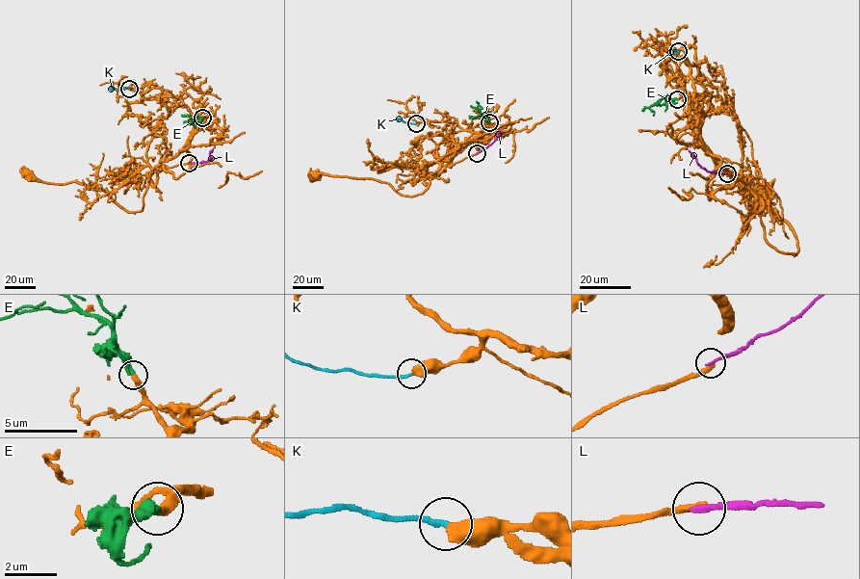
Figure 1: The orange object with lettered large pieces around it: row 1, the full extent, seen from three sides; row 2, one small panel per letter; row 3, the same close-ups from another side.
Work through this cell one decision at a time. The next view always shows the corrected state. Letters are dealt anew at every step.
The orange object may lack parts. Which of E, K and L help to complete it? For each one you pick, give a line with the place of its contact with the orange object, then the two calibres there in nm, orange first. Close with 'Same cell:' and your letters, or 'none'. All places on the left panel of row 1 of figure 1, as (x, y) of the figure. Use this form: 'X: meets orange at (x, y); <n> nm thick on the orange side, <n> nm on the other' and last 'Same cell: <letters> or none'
E: meets orange at (202, 118); 320 nm thick on the orange side, 420 nm on the other
K: meets orange at (129, 89); 550 nm thick on the orange side, 220 nm on the other
Same cell: E, K

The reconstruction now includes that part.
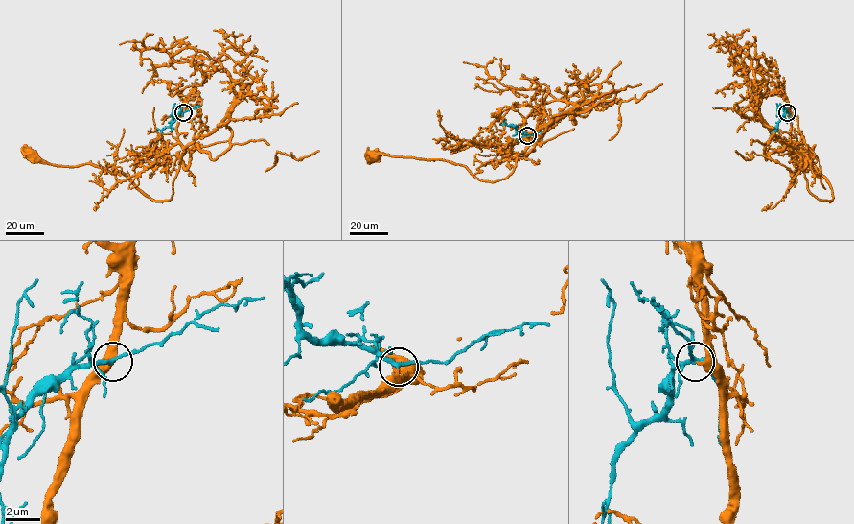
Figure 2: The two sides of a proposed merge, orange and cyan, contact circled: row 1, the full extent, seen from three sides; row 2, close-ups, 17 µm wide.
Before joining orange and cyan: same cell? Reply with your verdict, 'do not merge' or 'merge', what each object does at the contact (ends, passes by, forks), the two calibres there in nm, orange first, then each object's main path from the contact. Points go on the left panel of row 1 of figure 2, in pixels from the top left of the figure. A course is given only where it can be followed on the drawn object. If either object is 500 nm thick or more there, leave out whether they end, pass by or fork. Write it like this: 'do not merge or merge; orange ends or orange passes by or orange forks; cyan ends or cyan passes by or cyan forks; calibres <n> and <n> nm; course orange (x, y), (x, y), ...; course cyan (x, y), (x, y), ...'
merge; orange passes by; cyan passes by; calibres 360 and 200 nm; course orange (183, 112), (176, 127), (183, 154), (167, 201), (150, 199), (121, 172), (32, 157); course cyan (183, 112), (177, 113), (169, 126), (161, 130), (157, 128)

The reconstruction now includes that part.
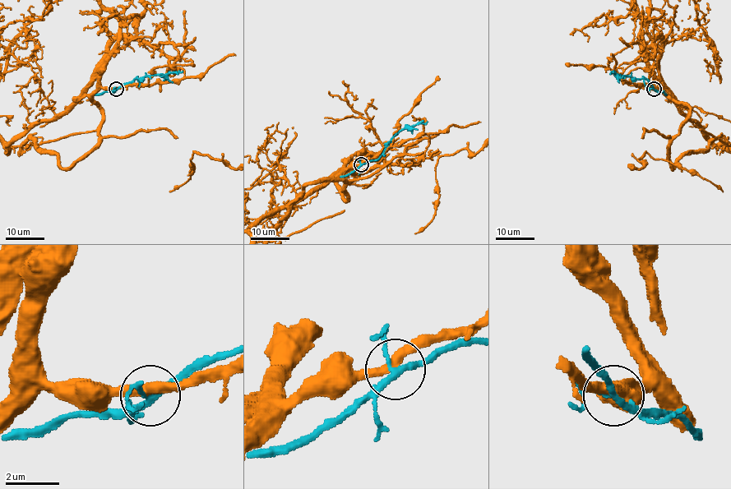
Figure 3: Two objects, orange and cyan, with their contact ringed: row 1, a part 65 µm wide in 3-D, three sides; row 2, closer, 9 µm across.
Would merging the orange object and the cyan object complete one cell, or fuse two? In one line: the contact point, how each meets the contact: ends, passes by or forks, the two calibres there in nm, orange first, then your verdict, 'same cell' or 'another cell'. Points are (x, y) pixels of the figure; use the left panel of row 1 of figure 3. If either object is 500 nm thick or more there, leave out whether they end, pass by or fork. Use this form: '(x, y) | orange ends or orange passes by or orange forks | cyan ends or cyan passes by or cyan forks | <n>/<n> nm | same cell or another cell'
(116, 89) | orange passes by | cyan forks | 360/200 nm | same cell

